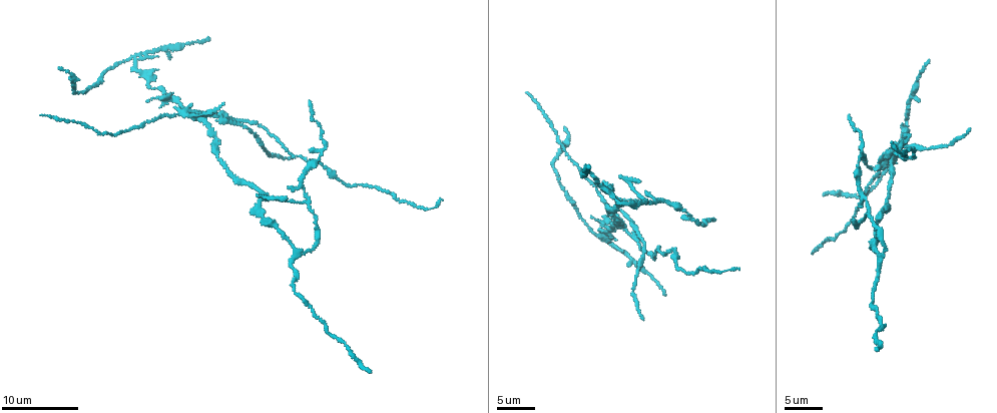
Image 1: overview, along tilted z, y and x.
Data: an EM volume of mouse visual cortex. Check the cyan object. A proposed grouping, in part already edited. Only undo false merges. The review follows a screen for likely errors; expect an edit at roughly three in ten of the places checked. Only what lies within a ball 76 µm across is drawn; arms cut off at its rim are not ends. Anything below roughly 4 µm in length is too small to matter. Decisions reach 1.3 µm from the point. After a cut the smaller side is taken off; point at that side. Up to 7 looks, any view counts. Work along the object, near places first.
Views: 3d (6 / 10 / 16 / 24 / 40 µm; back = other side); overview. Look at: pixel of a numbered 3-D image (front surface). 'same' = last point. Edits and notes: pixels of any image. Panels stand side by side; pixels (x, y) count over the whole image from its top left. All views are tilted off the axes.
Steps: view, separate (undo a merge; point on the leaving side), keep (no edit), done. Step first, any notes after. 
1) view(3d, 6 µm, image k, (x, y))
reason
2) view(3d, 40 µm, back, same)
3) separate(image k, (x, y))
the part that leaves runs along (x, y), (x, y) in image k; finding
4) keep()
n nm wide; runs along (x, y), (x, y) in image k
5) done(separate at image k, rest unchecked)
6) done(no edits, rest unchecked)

view(3d, 10 µm, image 1, (135, 57))
two arms in line, one across

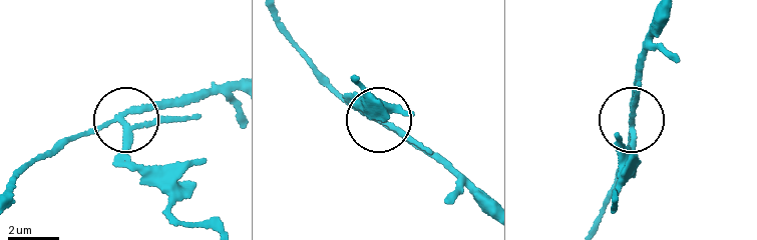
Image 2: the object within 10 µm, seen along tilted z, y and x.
separate(image 2, (152, 105))
160 nm wide; the part that leaves runs along (118, 120), (56, 147), (17, 181) in image 2; a second cell is stuck on

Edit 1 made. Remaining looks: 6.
view(3d, 16 µm, image 1, (882, 260))
three-way junction

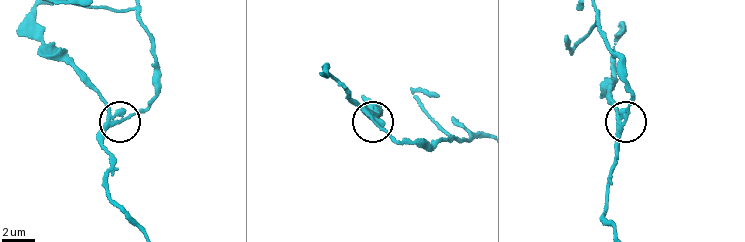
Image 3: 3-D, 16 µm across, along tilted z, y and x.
keep()
3 arms; all the same cell

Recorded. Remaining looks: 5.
view(overview)

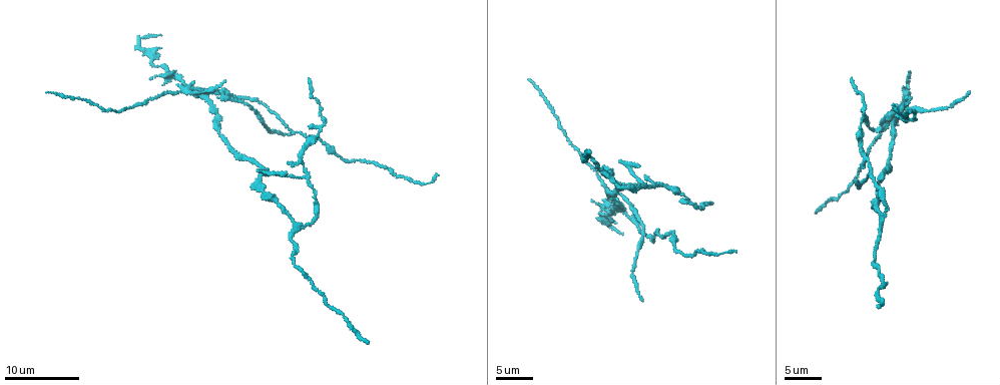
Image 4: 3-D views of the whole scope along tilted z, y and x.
view(3d, 10 µm, image 4, (869, 168))
arms part here

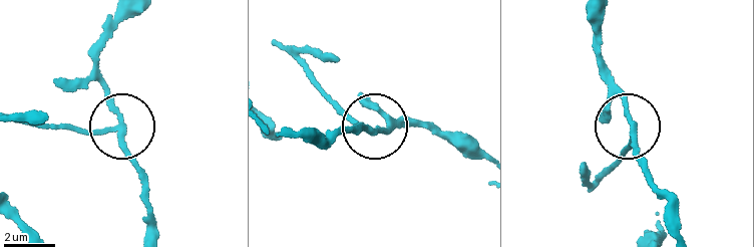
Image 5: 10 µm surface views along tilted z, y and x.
separate(image 5, (80, 129))
190 nm wide; the part that leaves runs along (631, 126), (600, 184) in image 5; a second cell is stuck on

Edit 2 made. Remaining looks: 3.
done(separate at image 2, separate at image 5, rest unchecked)

